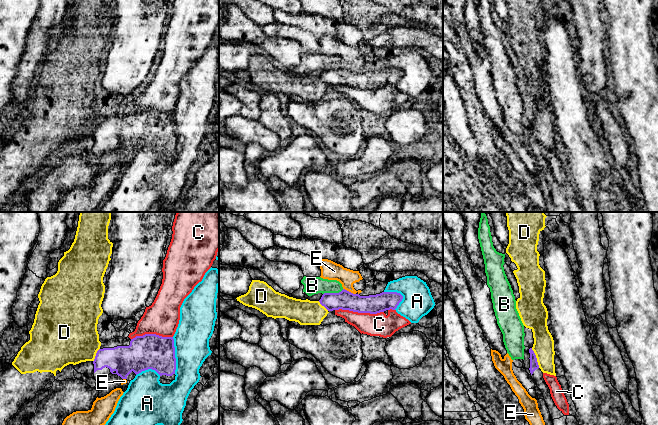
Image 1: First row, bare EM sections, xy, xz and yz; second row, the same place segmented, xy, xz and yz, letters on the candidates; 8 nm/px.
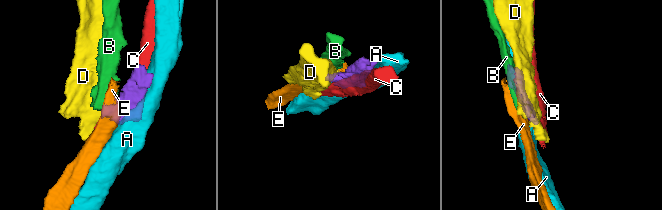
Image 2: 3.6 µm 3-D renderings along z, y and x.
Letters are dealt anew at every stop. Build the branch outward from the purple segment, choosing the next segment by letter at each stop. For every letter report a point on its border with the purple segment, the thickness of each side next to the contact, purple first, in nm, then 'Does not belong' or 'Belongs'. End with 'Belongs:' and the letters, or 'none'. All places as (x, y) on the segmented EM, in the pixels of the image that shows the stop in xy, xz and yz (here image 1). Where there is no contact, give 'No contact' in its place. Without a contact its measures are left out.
A: Touches purple at xy (174, 355). Thickness 280 nm (purple) against 280 nm. Does not belong
B: Touches purple at xz (333, 293). Thickness 160 nm (purple) against 140 nm. Does not belong
C: Touches purple at xz (359, 312). Thickness 160 nm (purple) against 180 nm. Does not belong
D: Touches purple at yz (536, 358). Thickness 70 nm (purple) against 170 nm. Does not belong
E: Touches purple at xz (348, 291). Thickness 160 nm (purple) against 150 nm. Does not belong
Belongs: none

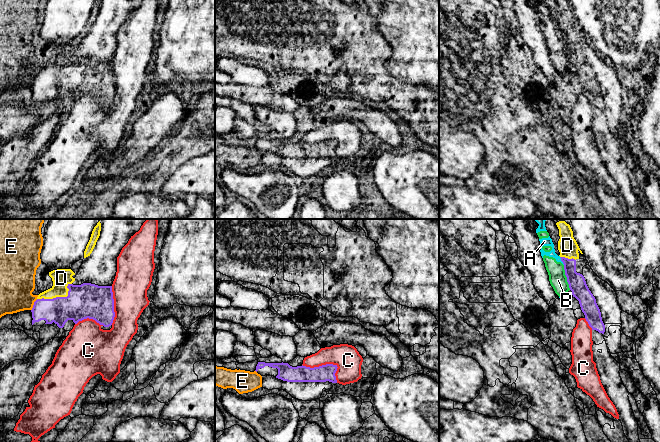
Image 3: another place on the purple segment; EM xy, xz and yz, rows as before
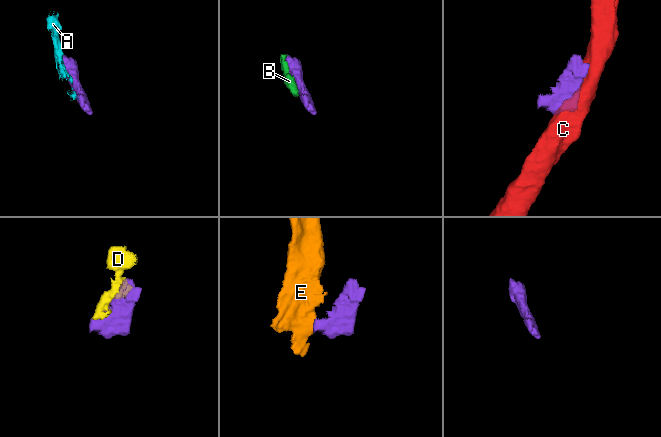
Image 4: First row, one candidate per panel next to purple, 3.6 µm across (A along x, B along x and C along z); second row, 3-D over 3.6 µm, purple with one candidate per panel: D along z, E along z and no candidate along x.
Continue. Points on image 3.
A: Touches purple at yz (561, 260). Thickness 140 nm (purple) against 60 nm. Does not belong
B: Touches purple at yz (566, 276). Thickness 140 nm (purple) against 140 nm. Does not belong
C: Touches purple at xz (327, 364). Thickness 130 nm (purple) against 200 nm. Does not belong
D: Touches purple at xy (58, 297). Thickness 280 nm (purple) against 150 nm. Belongs
E: Touches purple at xy (33, 305). Thickness 220 nm (purple) against 280 nm. Does not belong
Belongs: D

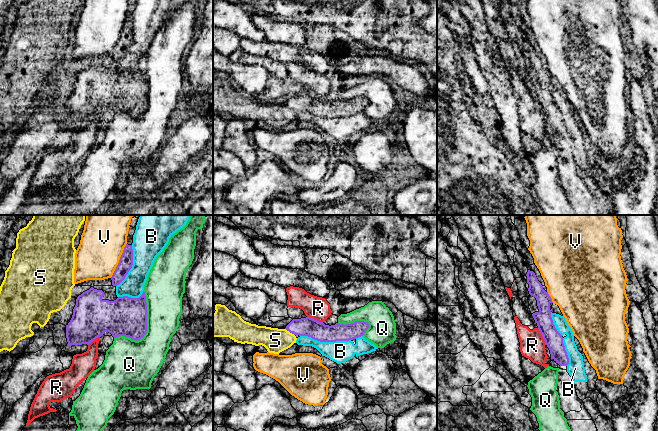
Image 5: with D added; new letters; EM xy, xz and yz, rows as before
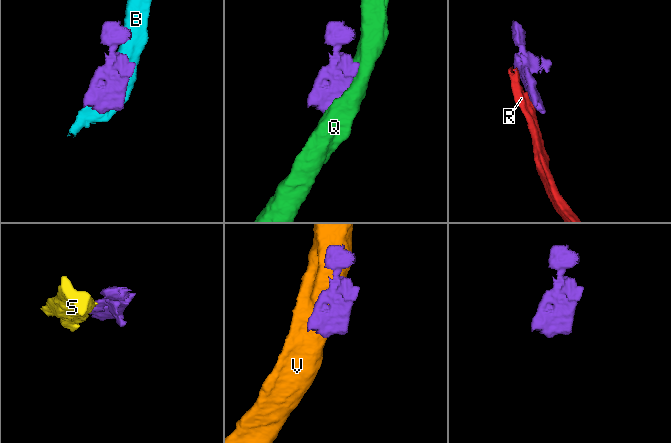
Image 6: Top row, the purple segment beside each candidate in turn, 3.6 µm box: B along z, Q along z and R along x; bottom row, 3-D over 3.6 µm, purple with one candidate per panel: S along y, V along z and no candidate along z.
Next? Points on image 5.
B: Touches purple at xz (325, 341). Thickness 150 nm (purple) against 180 nm. Does not belong
Q: Touches purple at xy (146, 328). Thickness 320 nm (purple) against 300 nm. Does not belong
R: Touches purple at yz (542, 336). Thickness 150 nm (purple) against 200 nm. Does not belong
S: Touches purple at xz (290, 332). Thickness 150 nm (purple) against 200 nm. Does not belong
V: Touches purple at xy (119, 260). Thickness 110 nm (purple) against 360 nm. Does not belong
Belongs: none

